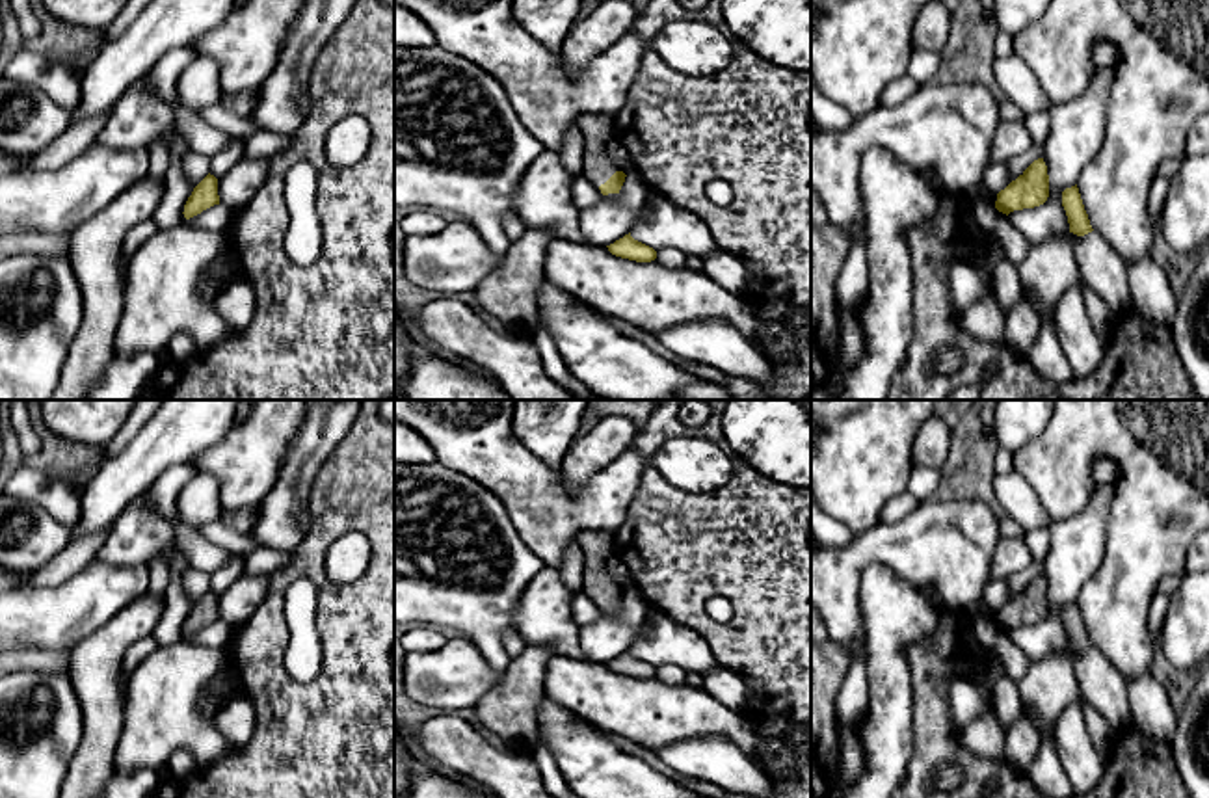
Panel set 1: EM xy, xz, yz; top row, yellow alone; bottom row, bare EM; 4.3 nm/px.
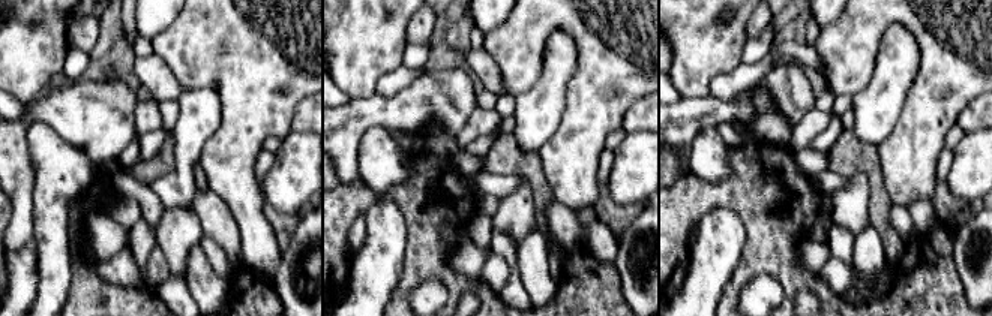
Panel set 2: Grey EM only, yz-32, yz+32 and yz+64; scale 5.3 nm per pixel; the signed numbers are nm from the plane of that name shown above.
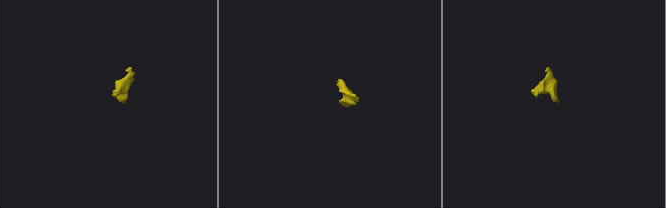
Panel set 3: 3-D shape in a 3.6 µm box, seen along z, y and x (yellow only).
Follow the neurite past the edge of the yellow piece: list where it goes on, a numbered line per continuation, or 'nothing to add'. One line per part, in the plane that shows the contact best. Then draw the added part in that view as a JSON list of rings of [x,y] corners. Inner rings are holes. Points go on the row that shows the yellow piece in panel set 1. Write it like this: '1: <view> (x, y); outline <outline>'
1: xz (597, 129); outline [[[584,113],[578,119],[578,128],[584,136],[582,177],[599,188],[619,171],[606,154],[606,147],[616,141],[614,117]]]

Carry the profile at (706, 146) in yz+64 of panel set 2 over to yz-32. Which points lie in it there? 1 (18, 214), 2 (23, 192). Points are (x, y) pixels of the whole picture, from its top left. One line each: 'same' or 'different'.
1: different
2: different

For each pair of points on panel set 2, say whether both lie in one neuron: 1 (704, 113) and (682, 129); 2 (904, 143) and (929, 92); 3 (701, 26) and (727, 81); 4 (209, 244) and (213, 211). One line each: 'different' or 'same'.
1: same
2: different
3: different
4: different

